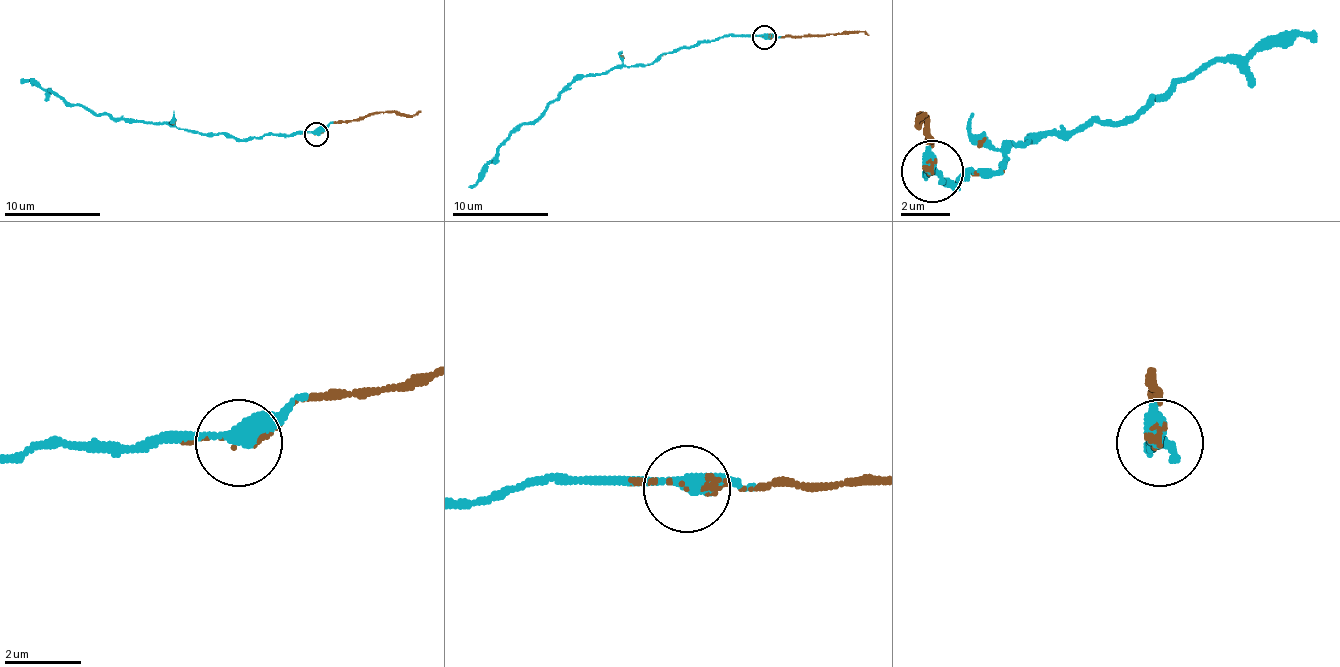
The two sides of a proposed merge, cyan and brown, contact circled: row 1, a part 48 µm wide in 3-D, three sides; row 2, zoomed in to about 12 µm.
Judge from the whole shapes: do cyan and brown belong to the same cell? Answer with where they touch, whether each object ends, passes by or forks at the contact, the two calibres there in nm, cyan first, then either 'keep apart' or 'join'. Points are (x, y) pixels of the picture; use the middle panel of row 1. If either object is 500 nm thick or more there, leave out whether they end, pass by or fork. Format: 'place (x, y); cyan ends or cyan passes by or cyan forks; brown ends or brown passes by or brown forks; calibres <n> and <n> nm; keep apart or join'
place (764, 37); cyan passes by; brown ends; calibres 380 and 110 nm; join

